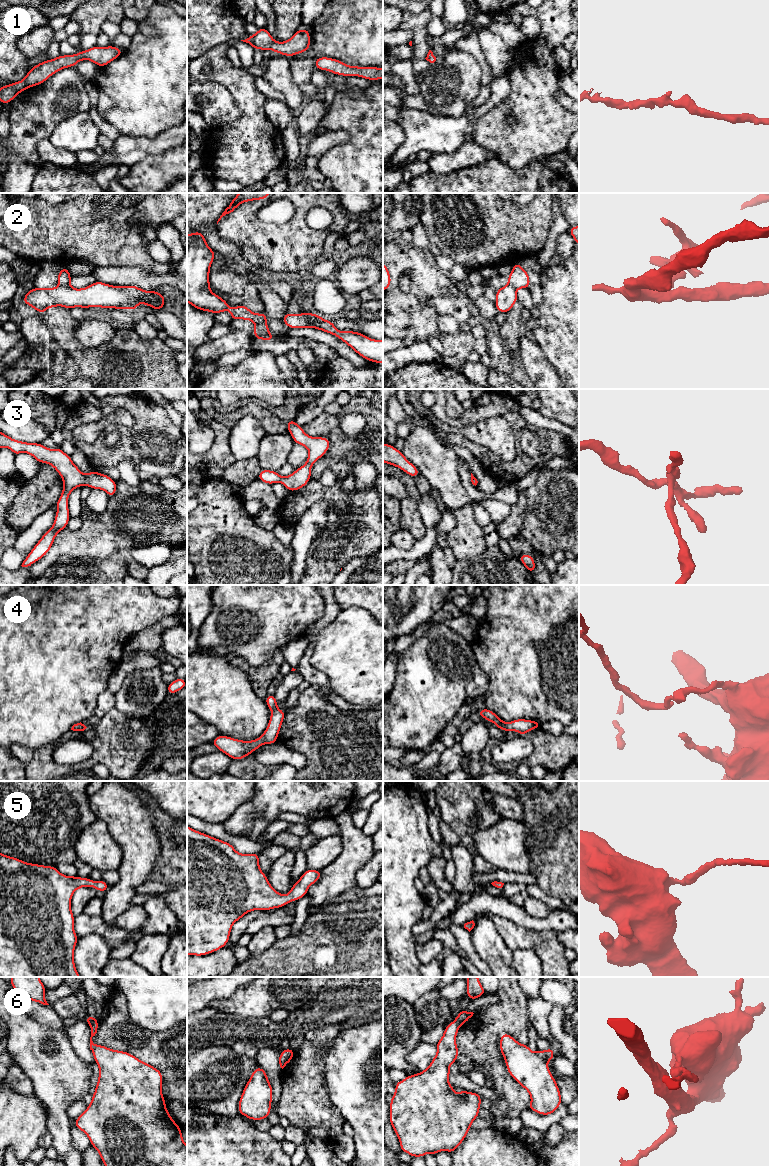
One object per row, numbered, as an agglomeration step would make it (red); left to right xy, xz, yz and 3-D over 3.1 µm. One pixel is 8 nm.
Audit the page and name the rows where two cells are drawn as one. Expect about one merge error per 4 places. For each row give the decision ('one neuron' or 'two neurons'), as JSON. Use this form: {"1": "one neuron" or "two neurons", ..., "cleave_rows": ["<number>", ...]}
{"1": "one neuron", "2": "two neurons", "3": "one neuron", "4": "one neuron", "5": "one neuron", "6": "two neurons", "cleave_rows": ["2", "6"]}

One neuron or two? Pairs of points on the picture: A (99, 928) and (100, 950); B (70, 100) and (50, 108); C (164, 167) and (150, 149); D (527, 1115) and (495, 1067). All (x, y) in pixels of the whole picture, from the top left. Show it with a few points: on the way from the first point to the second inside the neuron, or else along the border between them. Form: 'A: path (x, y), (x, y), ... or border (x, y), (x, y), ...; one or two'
A: border (78, 937), (97, 933), (111, 948); two
B: path (65, 100), (58, 100), (55, 103); one
C: border (176, 145), (157, 154), (149, 154), (133, 164); two
D: border (526, 1107), (518, 1116); two

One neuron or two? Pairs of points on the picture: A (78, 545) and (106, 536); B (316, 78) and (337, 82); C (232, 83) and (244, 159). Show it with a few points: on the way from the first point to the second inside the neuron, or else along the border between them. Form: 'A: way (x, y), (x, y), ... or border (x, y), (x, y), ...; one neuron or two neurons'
A: way (85, 543), (99, 537); one neuron
B: way (321, 80), (332, 81); one neuron
C: way (248, 102), (248, 140); one neuron

